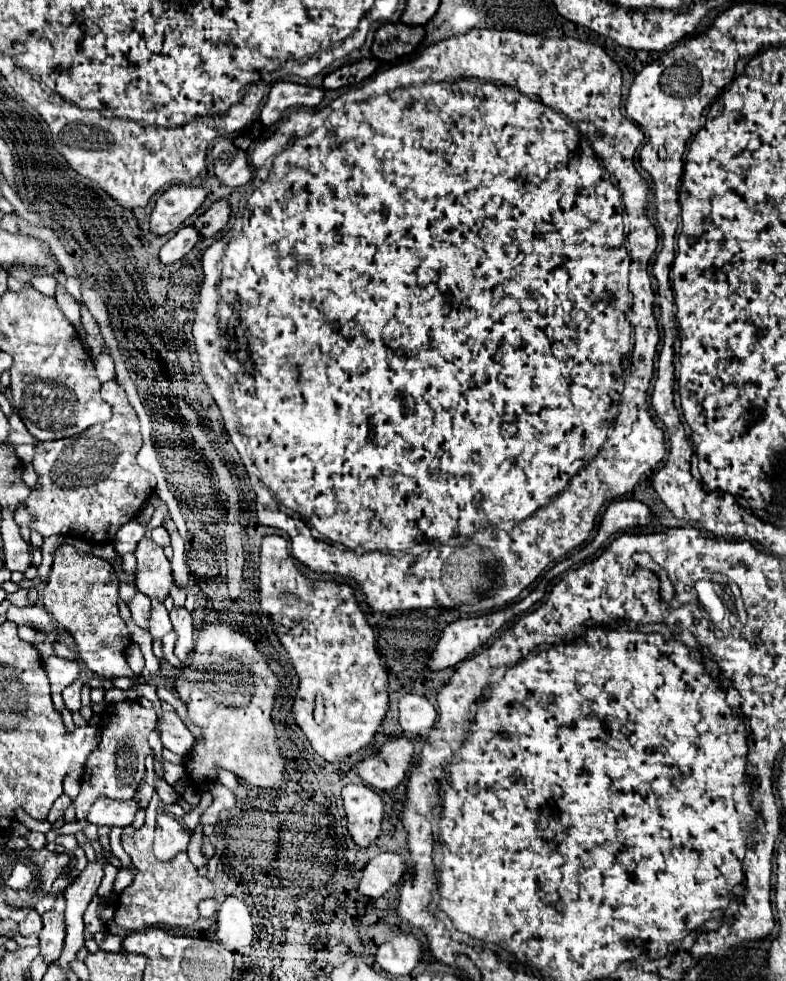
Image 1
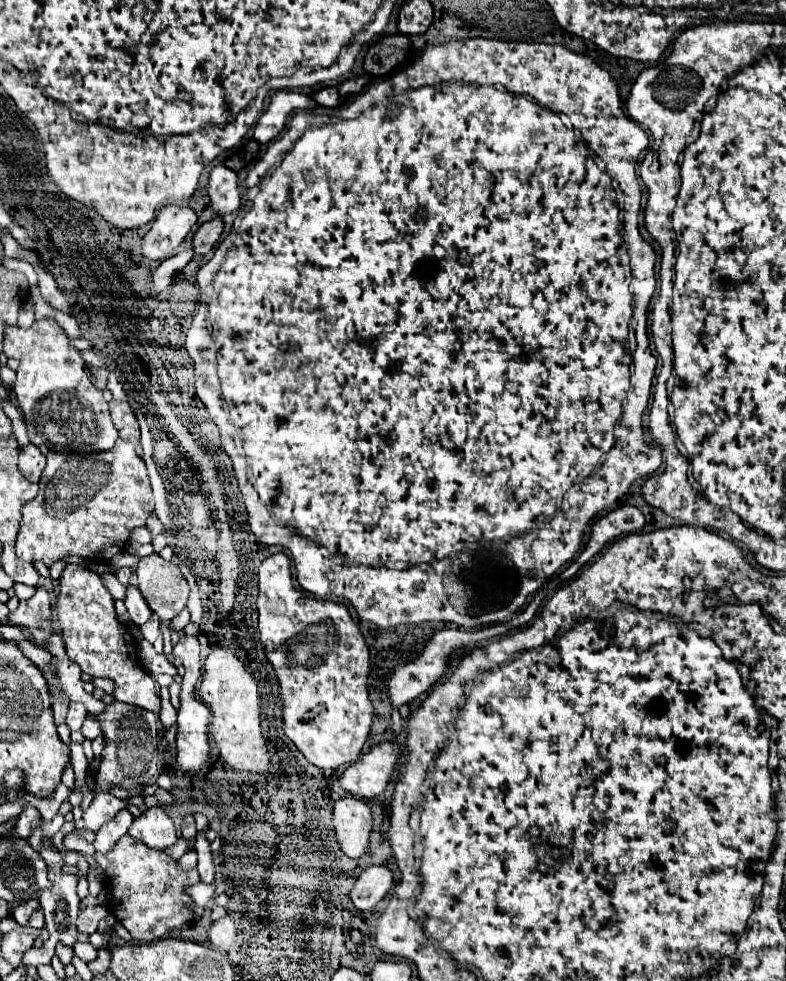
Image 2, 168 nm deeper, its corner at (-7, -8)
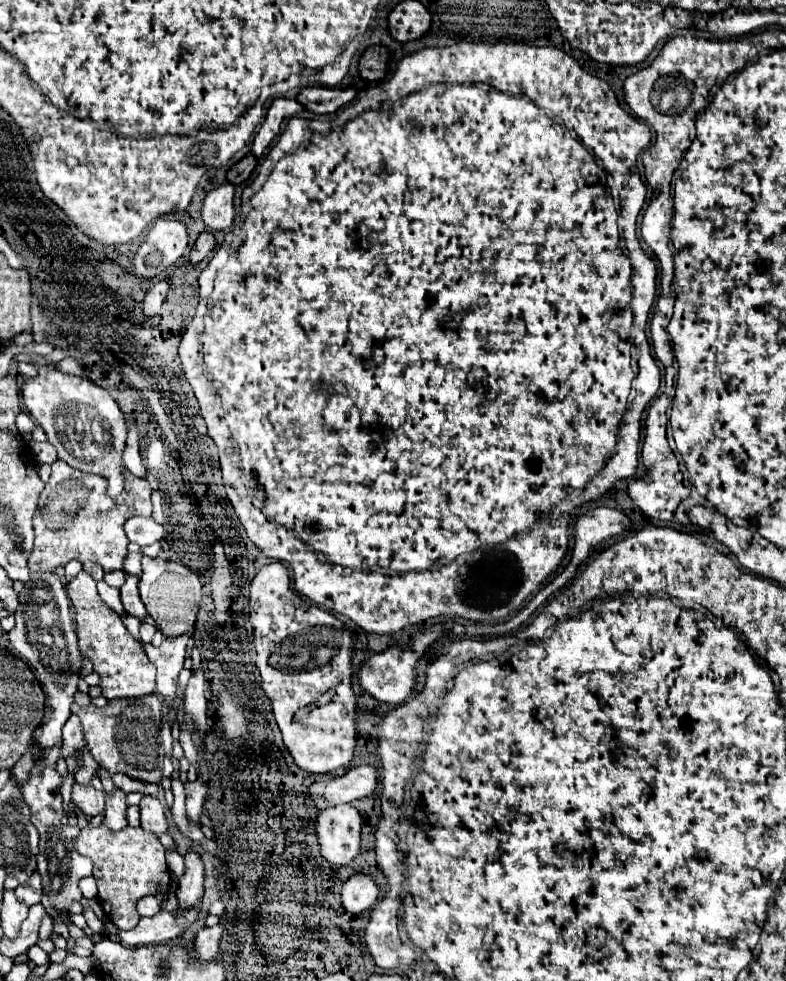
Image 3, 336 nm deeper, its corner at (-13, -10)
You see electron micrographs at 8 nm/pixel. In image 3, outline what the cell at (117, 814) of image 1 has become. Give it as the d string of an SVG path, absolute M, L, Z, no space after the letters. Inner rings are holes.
M78 784L72 786L72 804L80 808L86 816L96 816L104 810L104 792L98 792L92 784Z

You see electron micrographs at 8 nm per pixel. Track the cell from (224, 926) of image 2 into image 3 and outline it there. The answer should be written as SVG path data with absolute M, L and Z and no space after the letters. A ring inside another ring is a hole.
M222 924L212 928L202 928L194 938L194 958L200 962L208 962L218 954L218 942L224 934Z

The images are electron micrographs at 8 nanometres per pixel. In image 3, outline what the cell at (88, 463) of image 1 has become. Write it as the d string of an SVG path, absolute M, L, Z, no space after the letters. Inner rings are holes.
M56 460L52 464L52 476L40 494L40 502L34 514L34 550L30 554L30 570L40 574L48 568L56 570L70 560L92 560L104 568L104 572L122 570L122 560L128 554L128 538L124 534L124 522L134 514L152 514L150 484L142 478L126 474L124 492L116 498L106 496L106 480L98 476L88 476L84 472L74 472L68 464Z

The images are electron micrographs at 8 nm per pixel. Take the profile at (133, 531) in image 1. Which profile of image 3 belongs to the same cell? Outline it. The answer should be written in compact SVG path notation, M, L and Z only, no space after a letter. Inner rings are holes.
M132 516L124 524L124 532L130 542L136 542L138 546L148 546L164 538L164 528L152 516Z

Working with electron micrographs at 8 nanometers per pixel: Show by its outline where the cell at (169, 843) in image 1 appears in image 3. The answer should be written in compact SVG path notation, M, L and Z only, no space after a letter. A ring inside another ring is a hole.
M144 794L138 806L140 806L140 826L144 830L154 832L154 834L162 834L168 830L164 808L162 808L158 798Z

